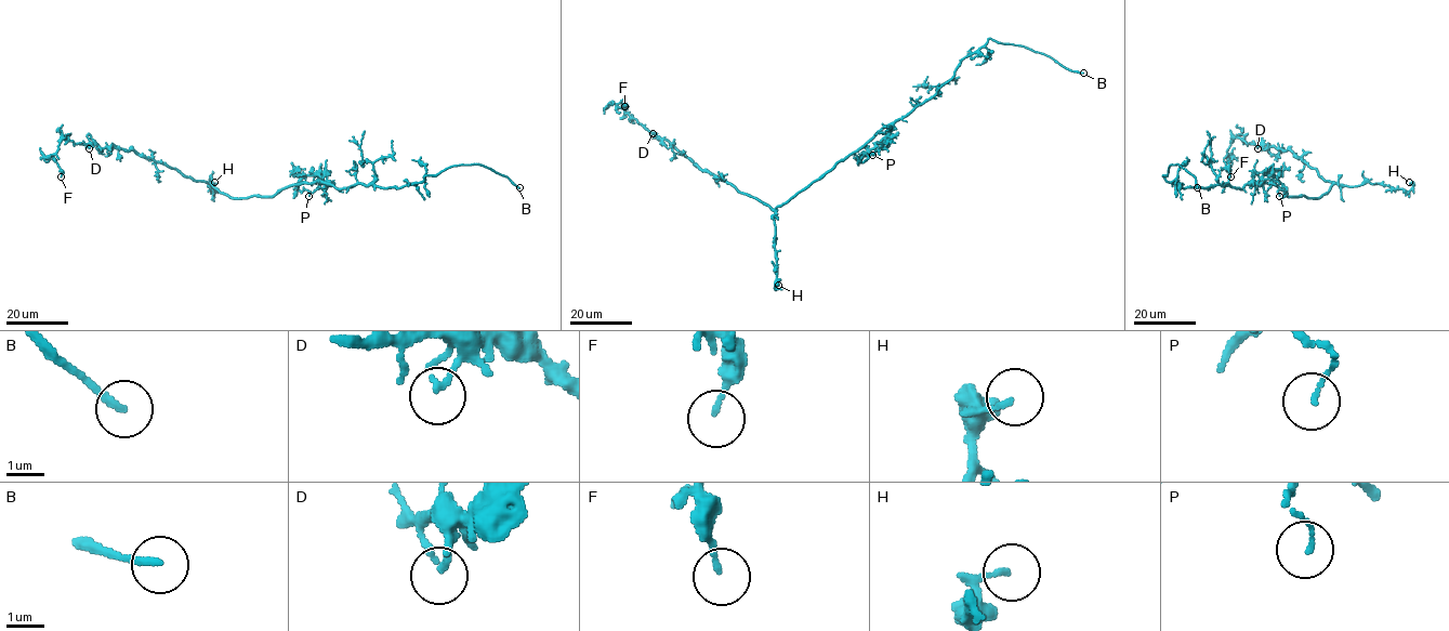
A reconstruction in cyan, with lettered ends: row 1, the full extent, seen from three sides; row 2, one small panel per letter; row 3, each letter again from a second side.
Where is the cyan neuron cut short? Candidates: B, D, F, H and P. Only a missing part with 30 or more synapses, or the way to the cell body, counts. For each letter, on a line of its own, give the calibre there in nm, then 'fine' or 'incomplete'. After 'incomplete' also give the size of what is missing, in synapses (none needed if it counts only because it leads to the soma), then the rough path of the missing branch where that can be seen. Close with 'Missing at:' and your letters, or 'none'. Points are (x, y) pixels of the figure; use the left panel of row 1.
B: 200 nm thick; incomplete; missing branch runs (519, 187), (527, 197), (532, 197)
D: 160 nm thick; fine
F: 130 nm thick; fine
H: 80 nm thick; fine
P: 110 nm thick; fine
Missing at: B

